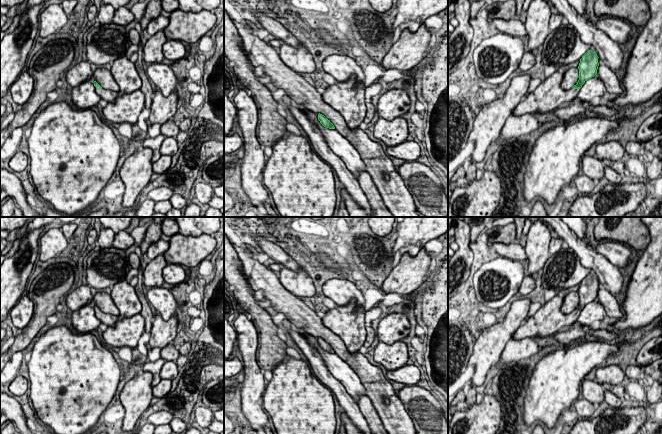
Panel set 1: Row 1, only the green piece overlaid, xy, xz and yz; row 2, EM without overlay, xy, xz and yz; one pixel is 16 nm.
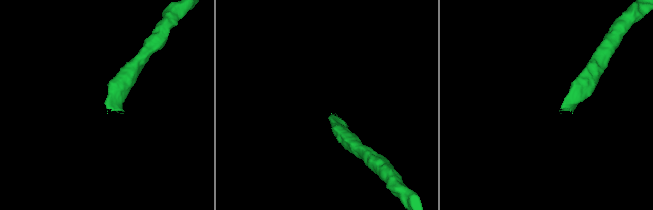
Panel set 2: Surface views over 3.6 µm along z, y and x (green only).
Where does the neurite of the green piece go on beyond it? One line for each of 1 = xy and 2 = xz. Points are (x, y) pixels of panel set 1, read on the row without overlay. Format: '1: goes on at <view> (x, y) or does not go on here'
1: goes on at xy (123, 295)
2: does not go on here

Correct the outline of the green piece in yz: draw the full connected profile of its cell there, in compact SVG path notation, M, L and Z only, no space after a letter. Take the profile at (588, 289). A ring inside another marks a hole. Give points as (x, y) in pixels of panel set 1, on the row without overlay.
M591 274L582 280L578 290L579 304L569 314L564 314L561 311L564 296L555 295L550 301L542 305L524 325L521 325L511 338L514 340L530 337L544 338L553 335L564 326L572 325L576 322L582 309L597 298L598 282L597 278Z

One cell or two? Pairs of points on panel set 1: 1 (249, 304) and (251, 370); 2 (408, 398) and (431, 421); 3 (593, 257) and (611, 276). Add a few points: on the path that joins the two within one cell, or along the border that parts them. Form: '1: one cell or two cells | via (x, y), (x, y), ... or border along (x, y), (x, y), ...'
1: two cells | border along (252, 320), (258, 335)
2: one cell | via (414, 404), (425, 415)
3: one cell | via (597, 262), (606, 271)

